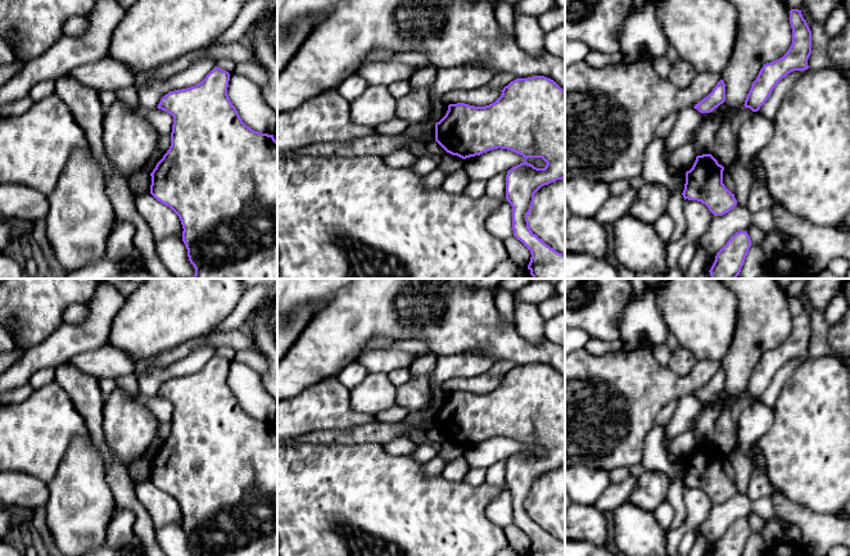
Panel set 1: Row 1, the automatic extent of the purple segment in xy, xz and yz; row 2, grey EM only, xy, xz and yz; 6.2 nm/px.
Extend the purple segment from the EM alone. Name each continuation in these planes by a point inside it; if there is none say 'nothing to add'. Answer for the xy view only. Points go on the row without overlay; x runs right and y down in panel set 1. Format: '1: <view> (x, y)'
nothing to add

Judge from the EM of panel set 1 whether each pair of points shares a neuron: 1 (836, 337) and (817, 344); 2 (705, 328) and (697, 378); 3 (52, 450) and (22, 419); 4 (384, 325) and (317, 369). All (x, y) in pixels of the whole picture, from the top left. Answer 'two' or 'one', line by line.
1: two
2: two
3: one
4: one

